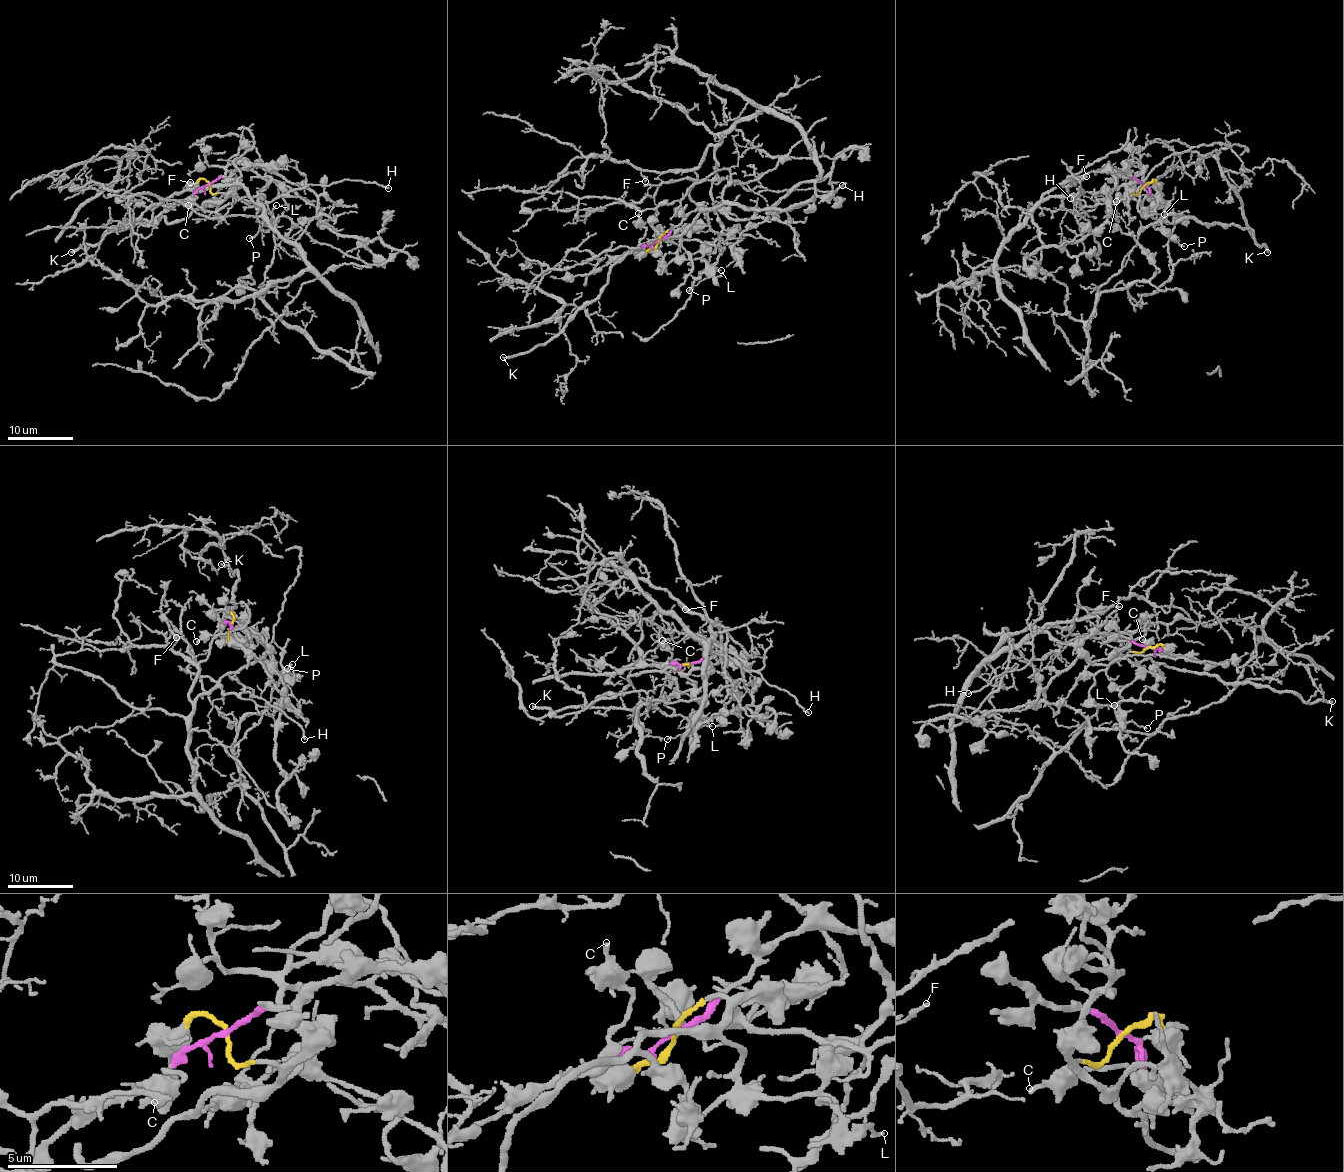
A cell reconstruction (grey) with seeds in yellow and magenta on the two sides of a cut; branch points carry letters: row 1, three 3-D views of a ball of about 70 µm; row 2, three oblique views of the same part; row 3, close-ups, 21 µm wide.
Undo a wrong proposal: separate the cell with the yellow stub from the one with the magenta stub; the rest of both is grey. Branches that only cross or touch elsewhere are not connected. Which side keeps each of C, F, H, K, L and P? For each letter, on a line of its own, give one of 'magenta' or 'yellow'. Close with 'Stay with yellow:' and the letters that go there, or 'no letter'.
C: magenta
F: magenta
H: magenta
K: yellow
L: yellow
P: yellow
Stay with yellow: K, L, P

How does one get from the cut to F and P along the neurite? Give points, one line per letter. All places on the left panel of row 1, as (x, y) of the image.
F: (208, 185), (266, 165), (332, 231), (398, 252), (367, 264), (269, 223), (240, 185), (190, 182)
P: (208, 185), (213, 193), (223, 192), (226, 199), (230, 190), (260, 208), (257, 218), (269, 228), (249, 238)

